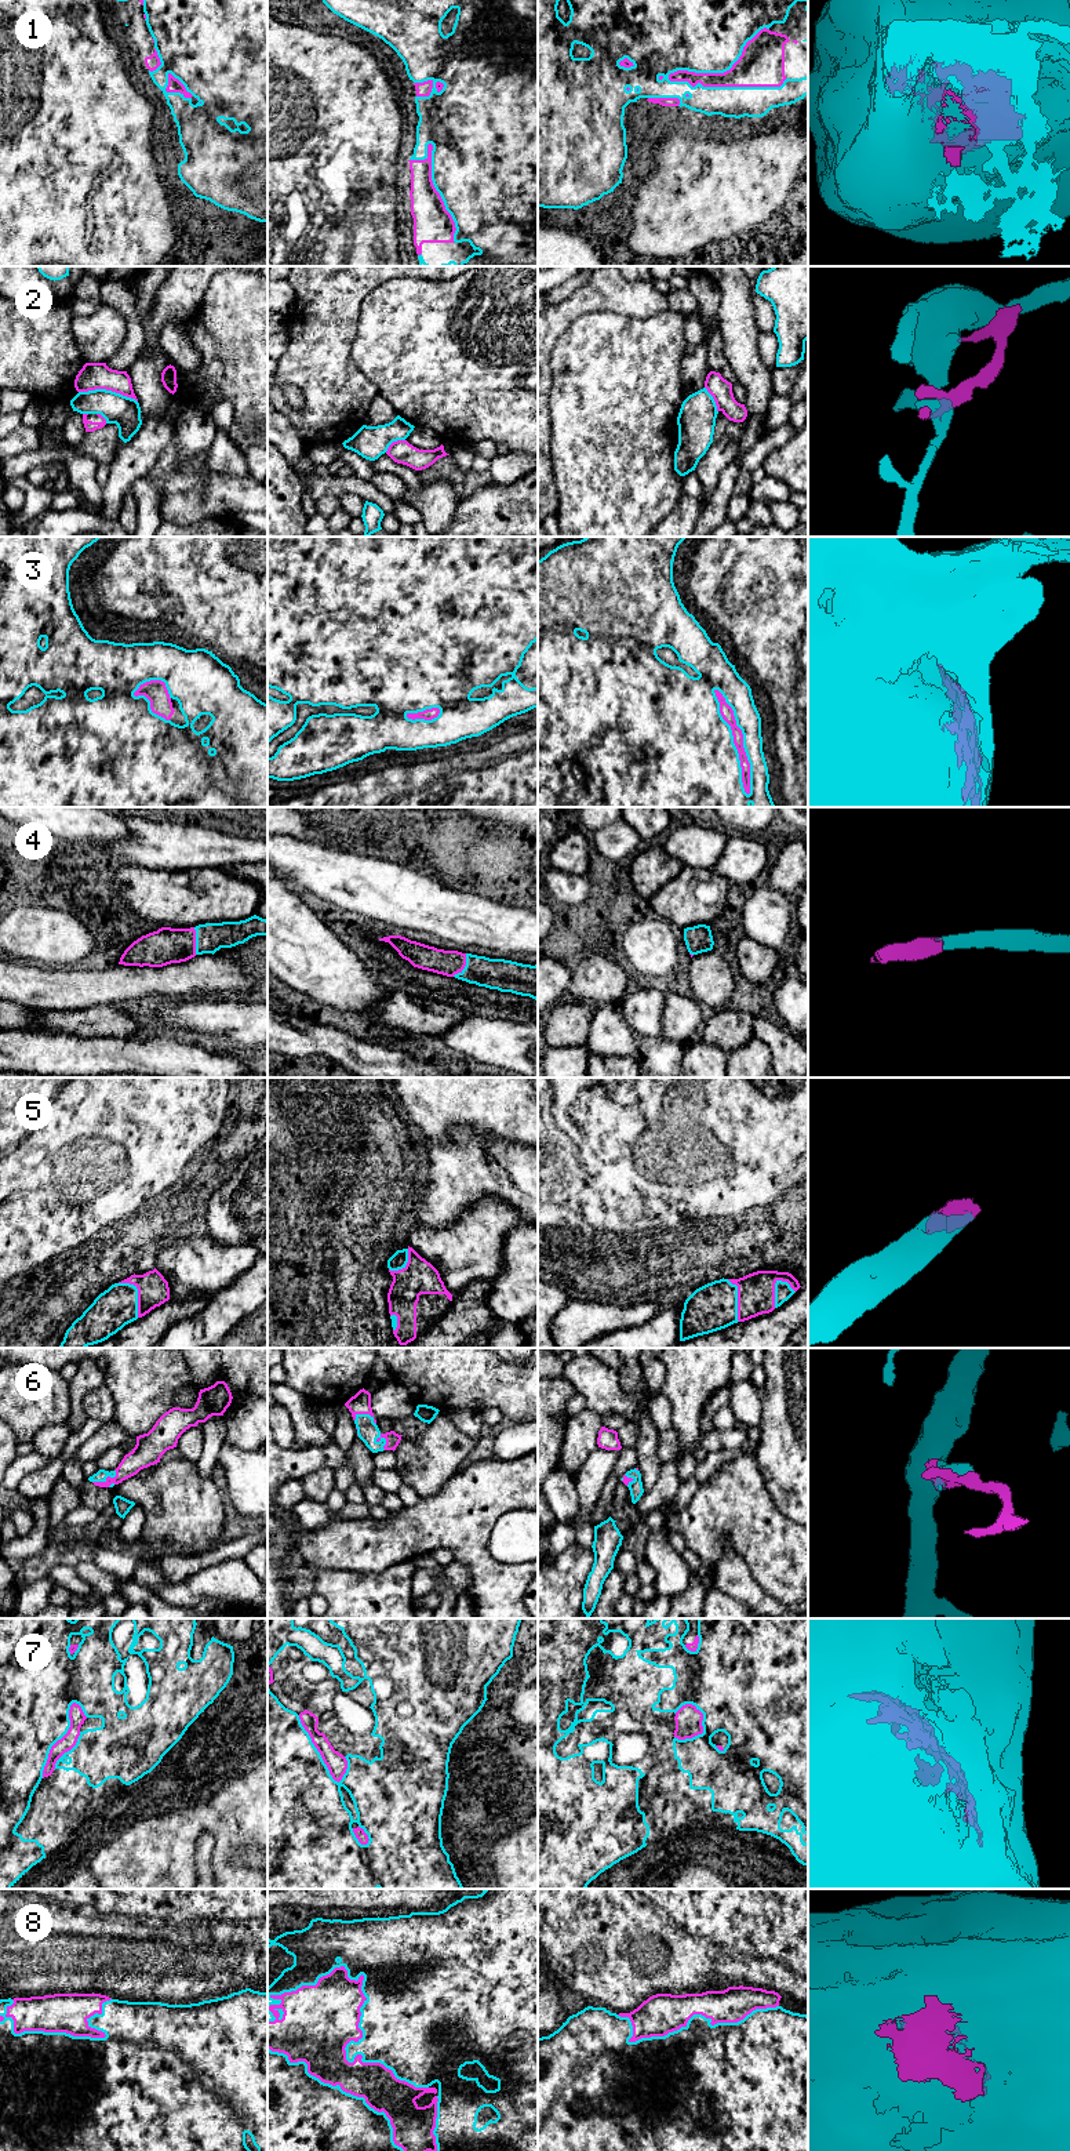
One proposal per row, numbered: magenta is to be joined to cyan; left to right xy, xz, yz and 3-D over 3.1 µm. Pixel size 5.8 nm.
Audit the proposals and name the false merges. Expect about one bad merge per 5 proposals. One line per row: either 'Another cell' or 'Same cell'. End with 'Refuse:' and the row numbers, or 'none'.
1: Same cell
2: Another cell
3: Same cell
4: Same cell
5: Same cell
6: Same cell
7: Same cell
8: Same cell
Refuse: 2

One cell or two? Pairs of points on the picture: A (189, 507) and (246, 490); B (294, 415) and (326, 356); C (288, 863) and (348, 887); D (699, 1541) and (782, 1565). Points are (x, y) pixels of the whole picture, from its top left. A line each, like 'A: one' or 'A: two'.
A: one
B: one
C: one
D: one

